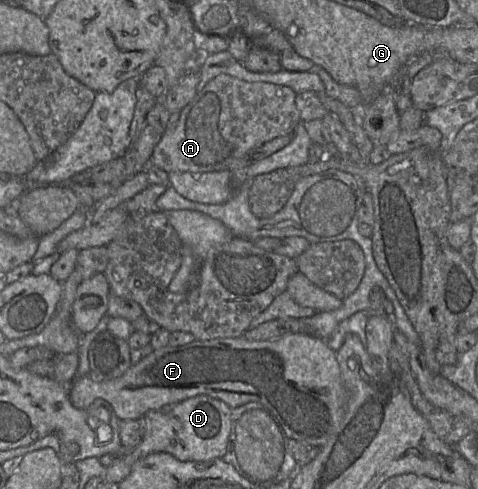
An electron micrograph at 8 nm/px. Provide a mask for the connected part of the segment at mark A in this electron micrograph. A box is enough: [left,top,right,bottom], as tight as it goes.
[151,74,301,174]

